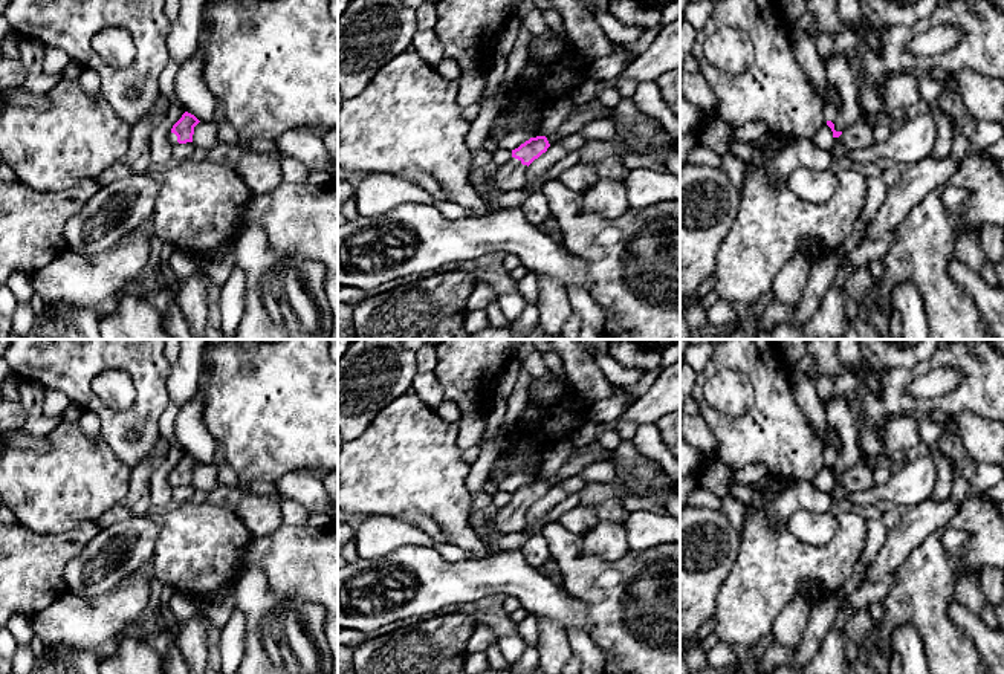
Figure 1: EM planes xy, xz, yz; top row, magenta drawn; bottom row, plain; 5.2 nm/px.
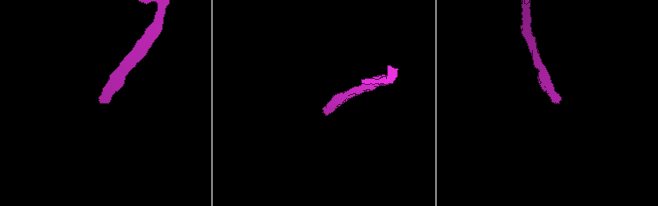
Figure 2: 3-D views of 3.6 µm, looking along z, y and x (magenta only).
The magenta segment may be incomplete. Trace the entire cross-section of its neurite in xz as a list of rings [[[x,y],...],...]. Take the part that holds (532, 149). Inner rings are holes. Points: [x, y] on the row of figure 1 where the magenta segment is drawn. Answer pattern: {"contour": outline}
{"contour": [[[546,136],[530,138],[512,150],[512,159],[492,174],[495,194],[521,190],[526,185],[526,170],[550,147]]]}

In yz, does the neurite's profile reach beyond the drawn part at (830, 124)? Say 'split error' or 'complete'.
split error

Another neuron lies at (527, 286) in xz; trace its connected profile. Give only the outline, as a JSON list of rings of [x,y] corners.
[[[527,272],[526,277],[518,283],[517,290],[526,300],[527,304],[535,304],[538,298],[538,280],[533,272]]]

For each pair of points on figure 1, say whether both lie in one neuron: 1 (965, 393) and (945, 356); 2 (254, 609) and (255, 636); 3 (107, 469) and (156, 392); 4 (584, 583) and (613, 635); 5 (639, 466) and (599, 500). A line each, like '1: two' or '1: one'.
1: one
2: one
3: two
4: one
5: one

